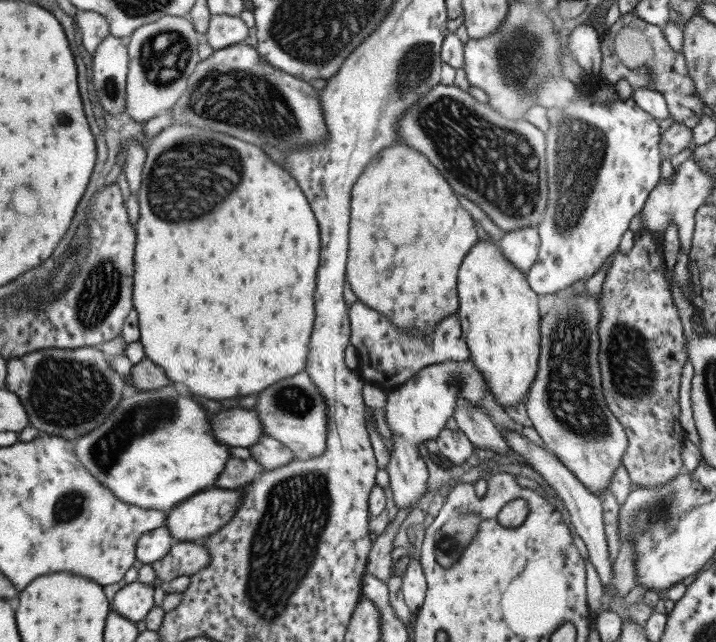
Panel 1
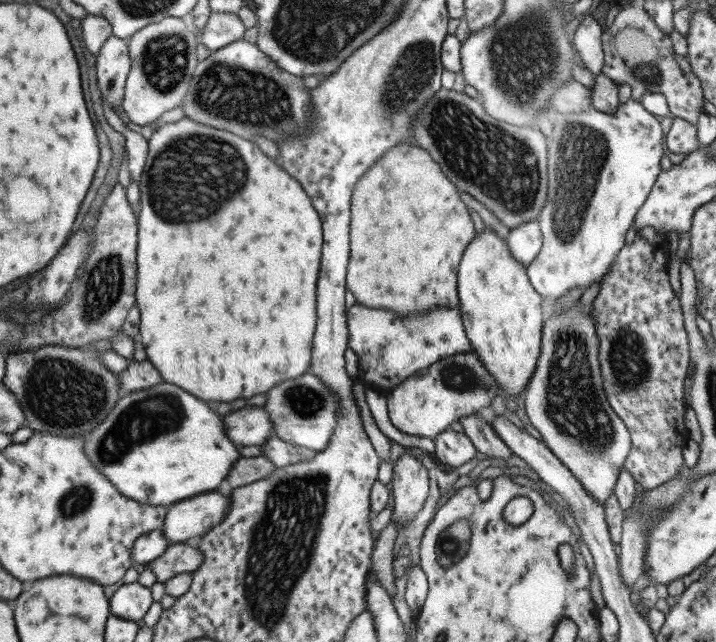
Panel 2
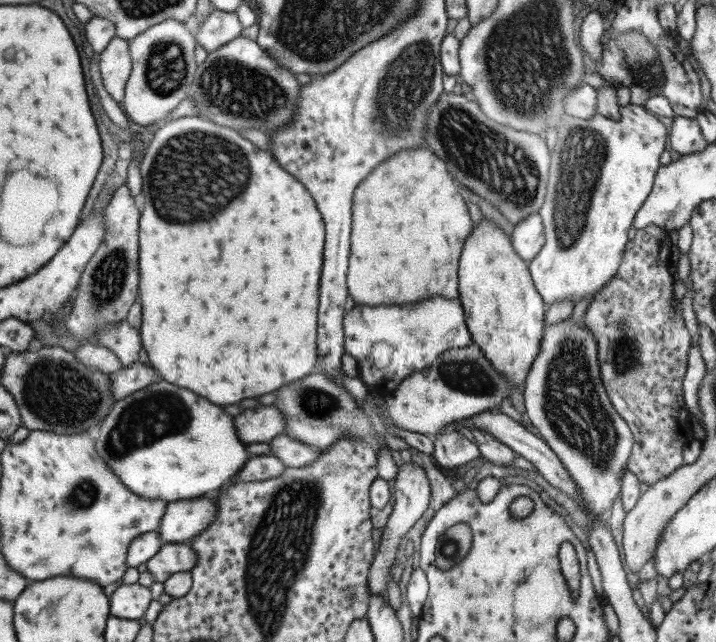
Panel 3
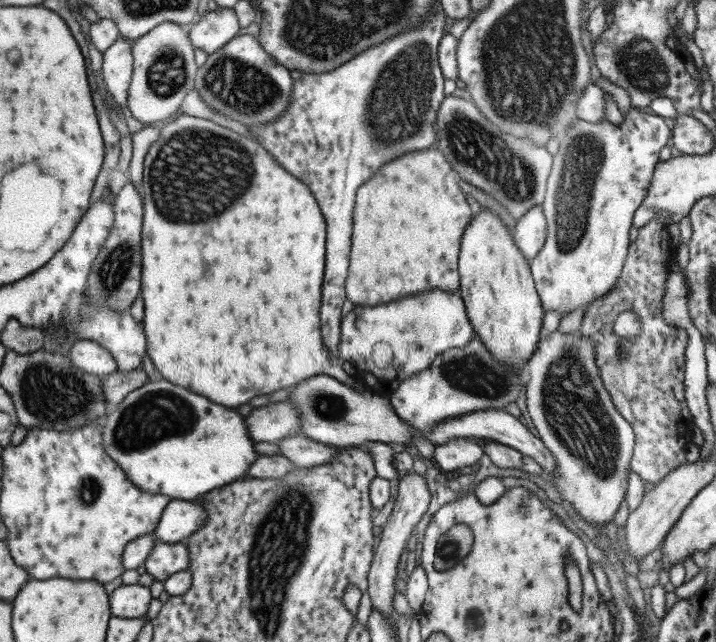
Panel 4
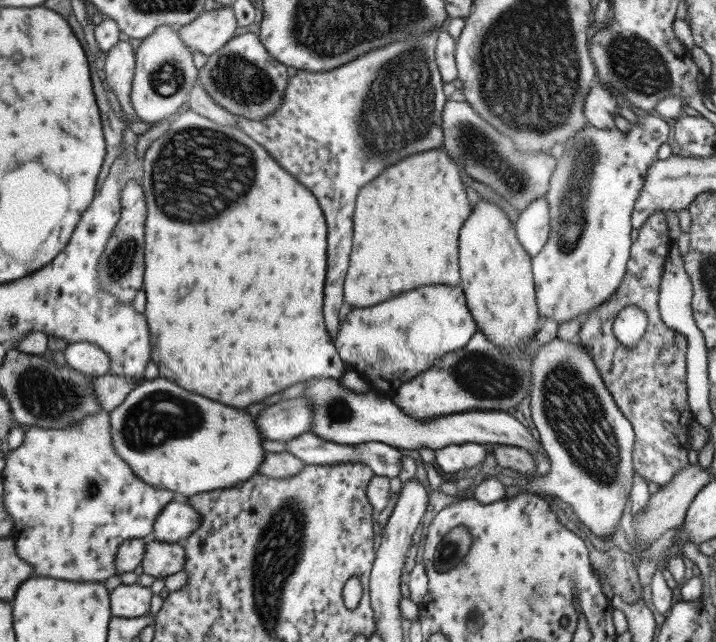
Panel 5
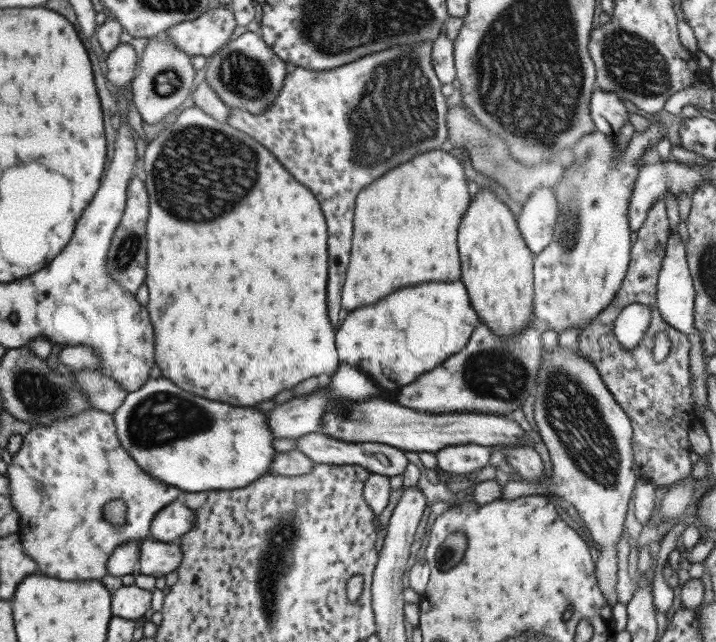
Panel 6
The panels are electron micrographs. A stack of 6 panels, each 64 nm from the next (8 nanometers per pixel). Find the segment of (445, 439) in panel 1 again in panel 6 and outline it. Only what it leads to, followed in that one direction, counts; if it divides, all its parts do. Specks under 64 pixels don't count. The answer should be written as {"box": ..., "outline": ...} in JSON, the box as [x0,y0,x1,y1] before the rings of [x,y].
{"box":[434,443,489,474],"outline":[[[473,443],[449,445],[441,448],[434,455],[437,468],[443,472],[467,474],[487,466],[489,448]]]}

